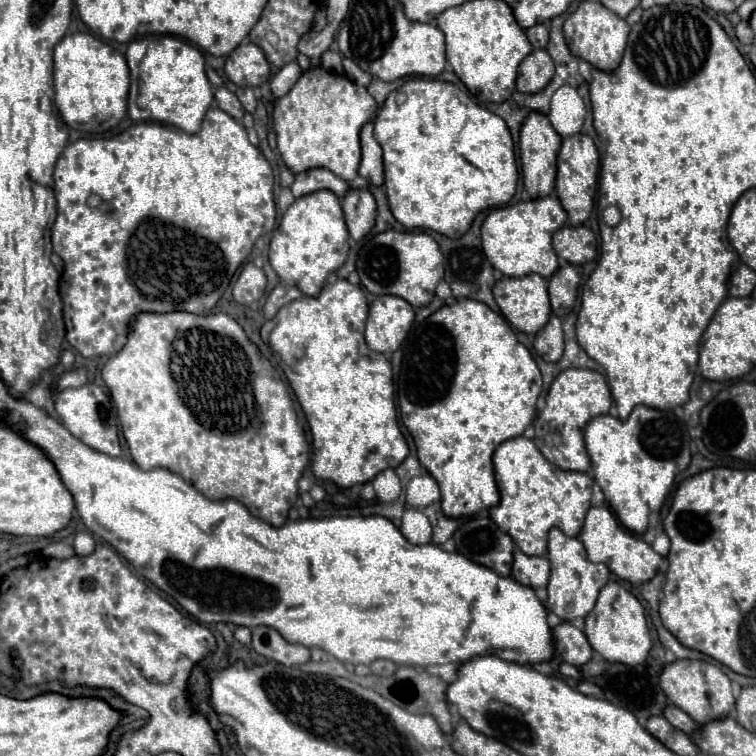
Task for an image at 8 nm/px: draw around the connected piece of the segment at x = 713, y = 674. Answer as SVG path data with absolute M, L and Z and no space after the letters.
M676 660L664 668L660 676L660 688L674 706L684 710L698 724L726 718L734 710L732 682L714 664L706 664L700 660Z

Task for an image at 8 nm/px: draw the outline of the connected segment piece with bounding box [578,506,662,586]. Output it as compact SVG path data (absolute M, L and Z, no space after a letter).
M590 508L586 514L586 522L582 526L582 532L578 536L588 552L588 560L590 562L602 562L610 568L610 572L614 572L620 580L626 580L630 584L644 584L648 580L652 580L658 572L658 566L662 564L662 556L656 554L652 550L652 546L648 546L644 540L634 538L628 530L624 530L614 514L608 508Z

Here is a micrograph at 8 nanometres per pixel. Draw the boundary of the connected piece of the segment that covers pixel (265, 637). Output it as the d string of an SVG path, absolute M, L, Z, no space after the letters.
M258 626L252 630L252 648L264 658L272 658L284 666L300 666L310 660L310 650L306 646L286 642L268 626Z

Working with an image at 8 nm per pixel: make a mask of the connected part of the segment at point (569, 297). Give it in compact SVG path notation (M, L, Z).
M564 264L558 268L554 276L548 278L548 294L552 302L552 312L556 316L568 316L574 308L578 294L580 276L572 264Z

